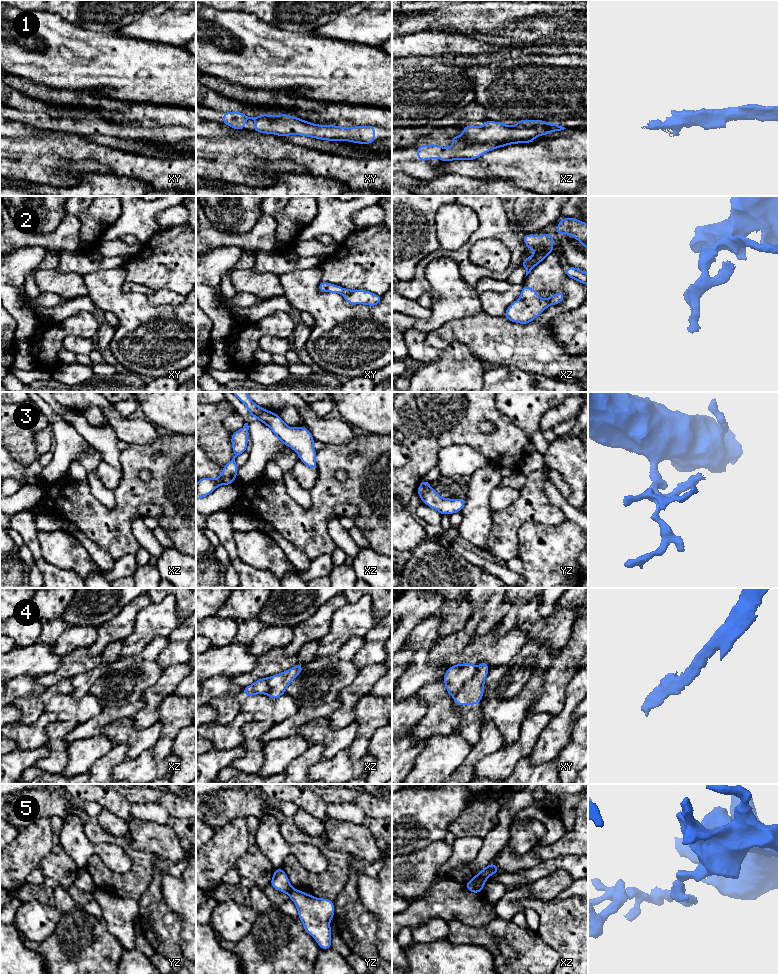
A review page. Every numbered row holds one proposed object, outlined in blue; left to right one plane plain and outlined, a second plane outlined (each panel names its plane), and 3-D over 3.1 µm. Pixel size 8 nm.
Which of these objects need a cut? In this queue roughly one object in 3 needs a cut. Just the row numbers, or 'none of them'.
4, 5

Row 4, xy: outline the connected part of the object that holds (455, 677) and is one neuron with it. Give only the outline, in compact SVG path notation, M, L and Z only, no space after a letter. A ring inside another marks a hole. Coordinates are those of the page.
M472 662L465 664L457 664L450 666L442 679L445 682L447 692L455 697L461 690L465 682L476 672L477 667L472 665Z

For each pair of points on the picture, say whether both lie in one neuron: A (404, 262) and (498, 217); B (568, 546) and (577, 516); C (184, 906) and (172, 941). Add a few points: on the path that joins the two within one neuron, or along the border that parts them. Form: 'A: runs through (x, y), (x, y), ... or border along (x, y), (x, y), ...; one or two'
A: border along (440, 248), (428, 253), (419, 261); two
B: border along (566, 518), (577, 525); two
C: border along (181, 923), (179, 945); two

